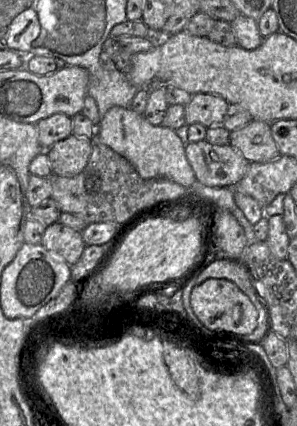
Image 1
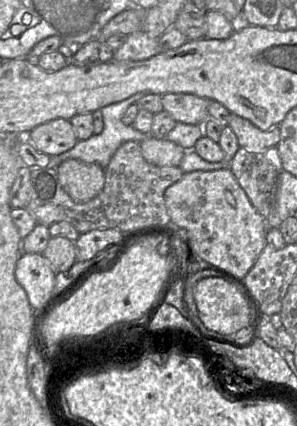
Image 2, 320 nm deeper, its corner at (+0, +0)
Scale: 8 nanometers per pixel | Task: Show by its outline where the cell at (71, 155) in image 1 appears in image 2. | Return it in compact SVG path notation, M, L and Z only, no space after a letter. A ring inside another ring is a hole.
M67 159L57 167L57 175L69 197L77 203L84 203L102 191L105 184L104 170L95 163Z

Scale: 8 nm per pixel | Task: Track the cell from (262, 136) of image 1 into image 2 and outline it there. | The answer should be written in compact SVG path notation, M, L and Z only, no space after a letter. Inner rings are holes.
M231 113L228 126L236 134L240 147L255 152L277 147L280 141L280 124L268 131L262 131L249 120Z

